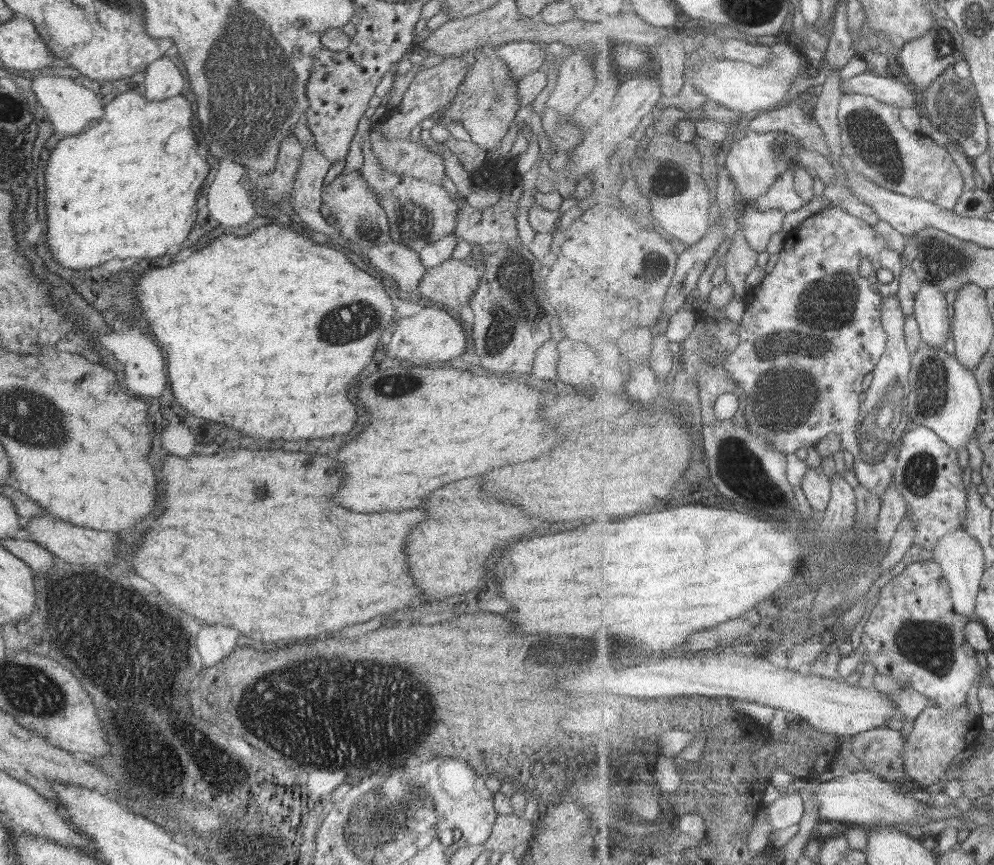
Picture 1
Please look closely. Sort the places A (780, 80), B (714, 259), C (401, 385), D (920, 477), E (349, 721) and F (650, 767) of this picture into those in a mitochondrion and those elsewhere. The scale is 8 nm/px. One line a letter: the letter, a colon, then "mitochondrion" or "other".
A: other
B: other
C: mitochondrion
D: mitochondrion
E: mitochondrion
F: other

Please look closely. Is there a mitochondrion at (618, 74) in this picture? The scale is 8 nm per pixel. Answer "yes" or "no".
no

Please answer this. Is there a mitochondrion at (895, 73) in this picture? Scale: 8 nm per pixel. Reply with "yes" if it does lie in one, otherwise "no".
no

